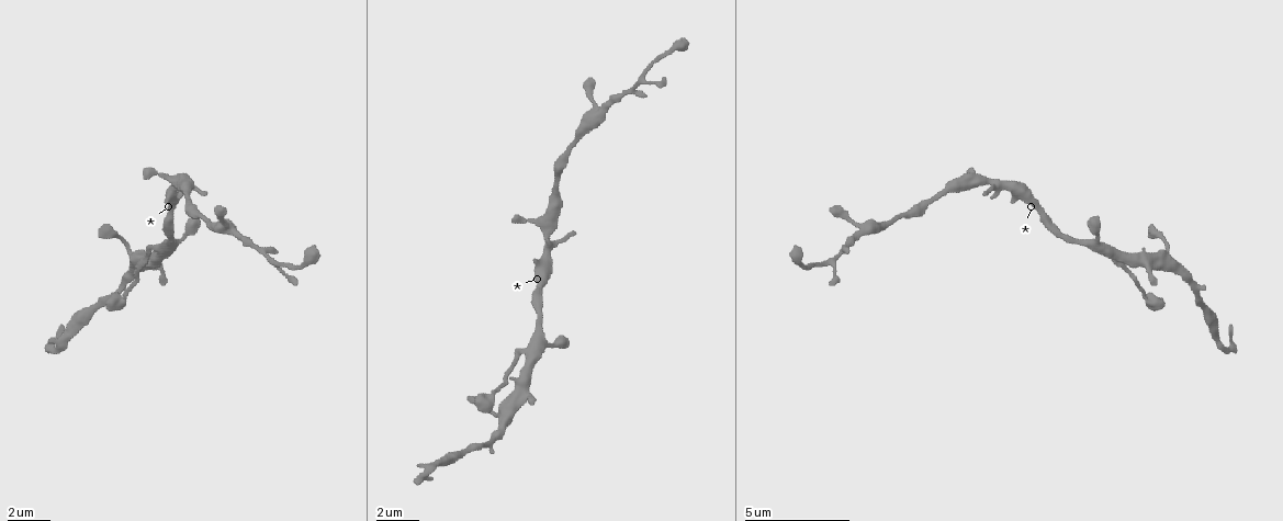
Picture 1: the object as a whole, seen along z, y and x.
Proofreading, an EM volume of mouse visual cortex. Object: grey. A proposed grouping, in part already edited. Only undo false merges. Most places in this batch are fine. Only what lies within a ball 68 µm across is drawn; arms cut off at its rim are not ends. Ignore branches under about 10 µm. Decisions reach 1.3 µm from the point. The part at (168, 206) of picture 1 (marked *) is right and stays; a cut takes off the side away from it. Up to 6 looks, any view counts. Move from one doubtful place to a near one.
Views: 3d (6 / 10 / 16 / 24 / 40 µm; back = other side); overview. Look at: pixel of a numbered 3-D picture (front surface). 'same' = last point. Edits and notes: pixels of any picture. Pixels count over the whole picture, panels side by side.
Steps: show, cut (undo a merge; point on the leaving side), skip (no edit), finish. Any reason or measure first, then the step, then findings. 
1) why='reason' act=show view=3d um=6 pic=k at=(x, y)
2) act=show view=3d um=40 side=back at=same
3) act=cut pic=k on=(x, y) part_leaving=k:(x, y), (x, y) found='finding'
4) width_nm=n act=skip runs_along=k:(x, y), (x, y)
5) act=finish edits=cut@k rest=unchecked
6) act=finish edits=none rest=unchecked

why='narrows sharply' act=show view=3d um=10 pic=1 at=(557, 186)

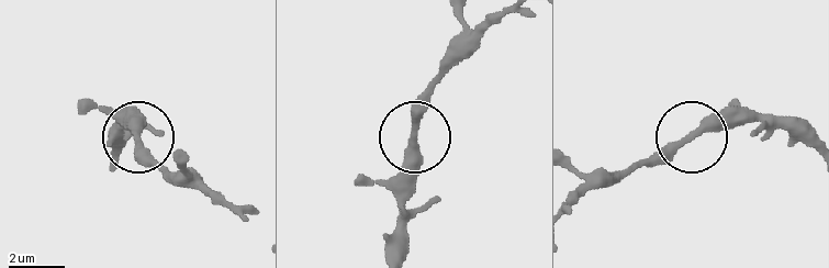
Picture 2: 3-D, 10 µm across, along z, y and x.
width_nm=290 act=skip runs_along=2:(112, 148), (126, 123), (161, 177) found='continuous, no second neuron'

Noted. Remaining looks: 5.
why='thin arm on a thick one' act=show view=3d um=16 pic=1 at=(606, 109)

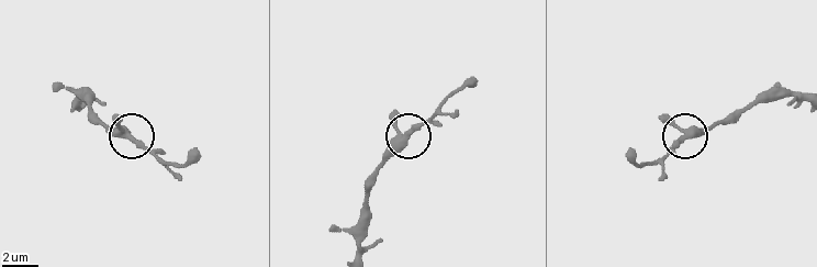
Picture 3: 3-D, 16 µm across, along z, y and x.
act=skip runs_along=3:(805, 101), (752, 100), (695, 130), (657, 162) found='all the same neuron'

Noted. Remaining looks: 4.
act=show view=3d um=16 pic=1 at=(133, 273)

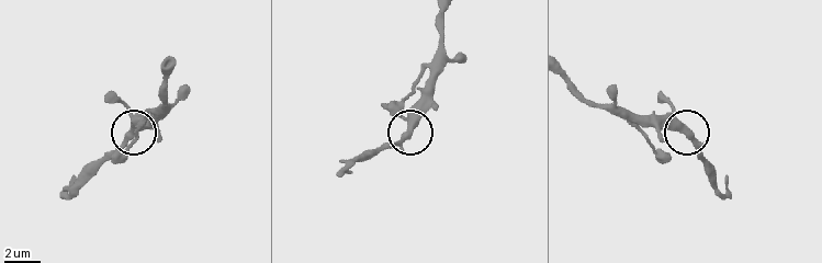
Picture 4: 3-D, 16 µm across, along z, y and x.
why='from behind' act=show view=3d um=16 side=back at=same

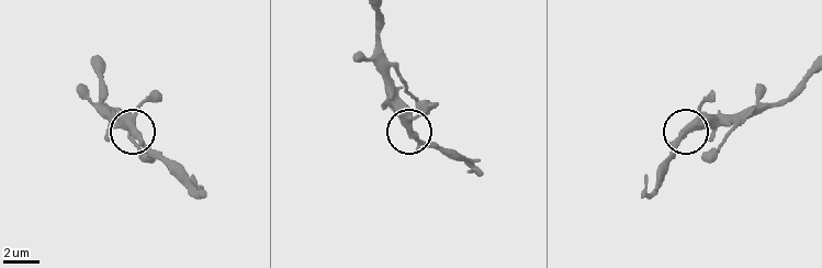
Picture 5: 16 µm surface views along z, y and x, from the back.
width_nm=410 act=skip runs_along=5:(102, 76), (102, 102), (164, 163) found='all the same neuron'

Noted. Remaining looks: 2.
act=finish edits=none rest=unchecked

